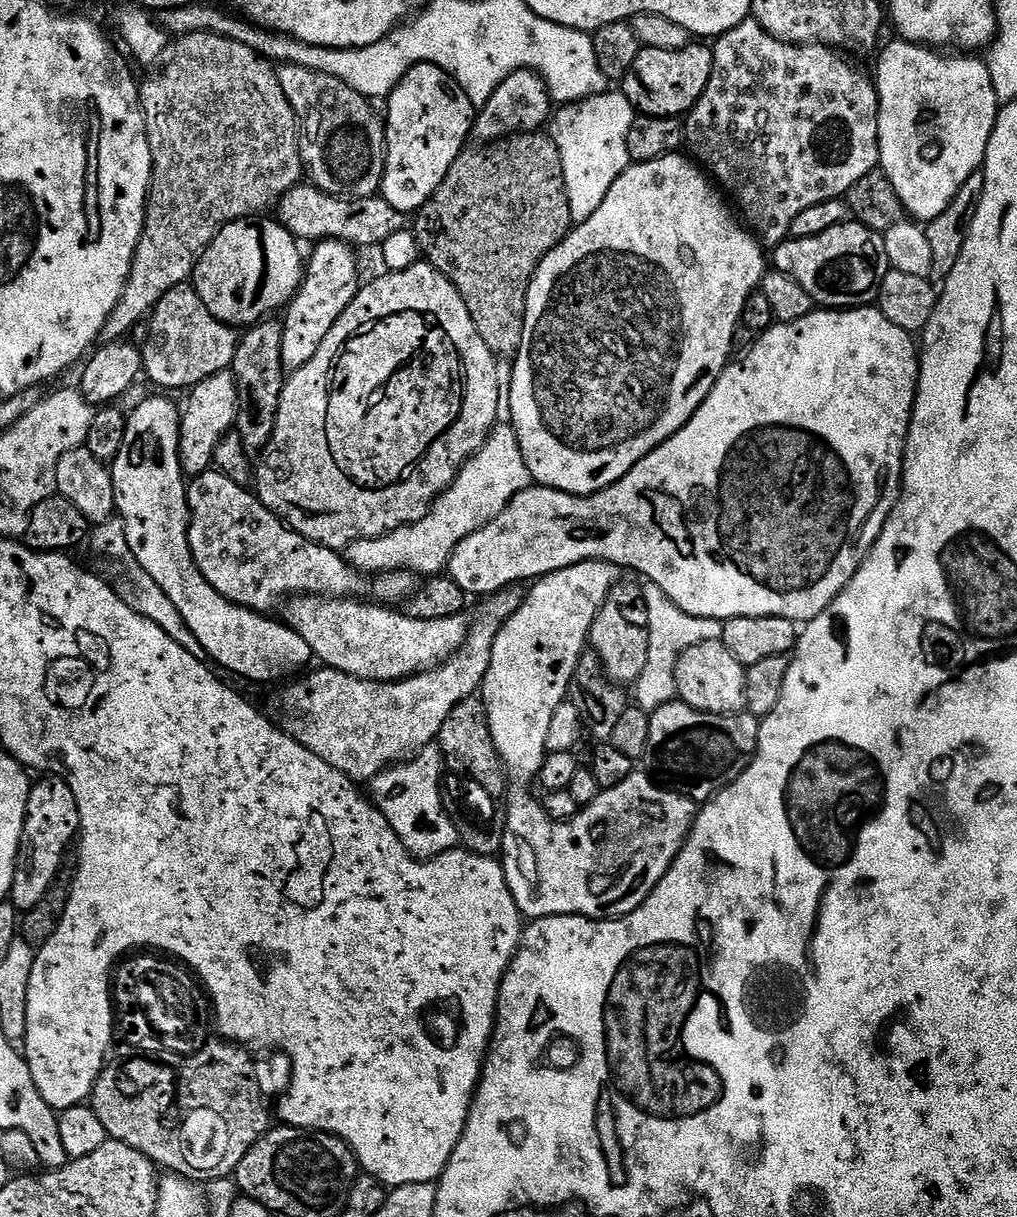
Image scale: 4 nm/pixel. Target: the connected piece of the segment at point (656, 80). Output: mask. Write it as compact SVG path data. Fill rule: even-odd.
M692 42L685 48L680 49L656 49L650 47L641 47L635 53L634 59L630 65L630 76L636 79L636 84L640 87L640 92L648 96L648 104L656 108L660 116L680 116L692 111L692 107L700 100L700 95L704 92L704 87L708 84L708 79L712 73L712 52L704 49L705 46L700 42Z

